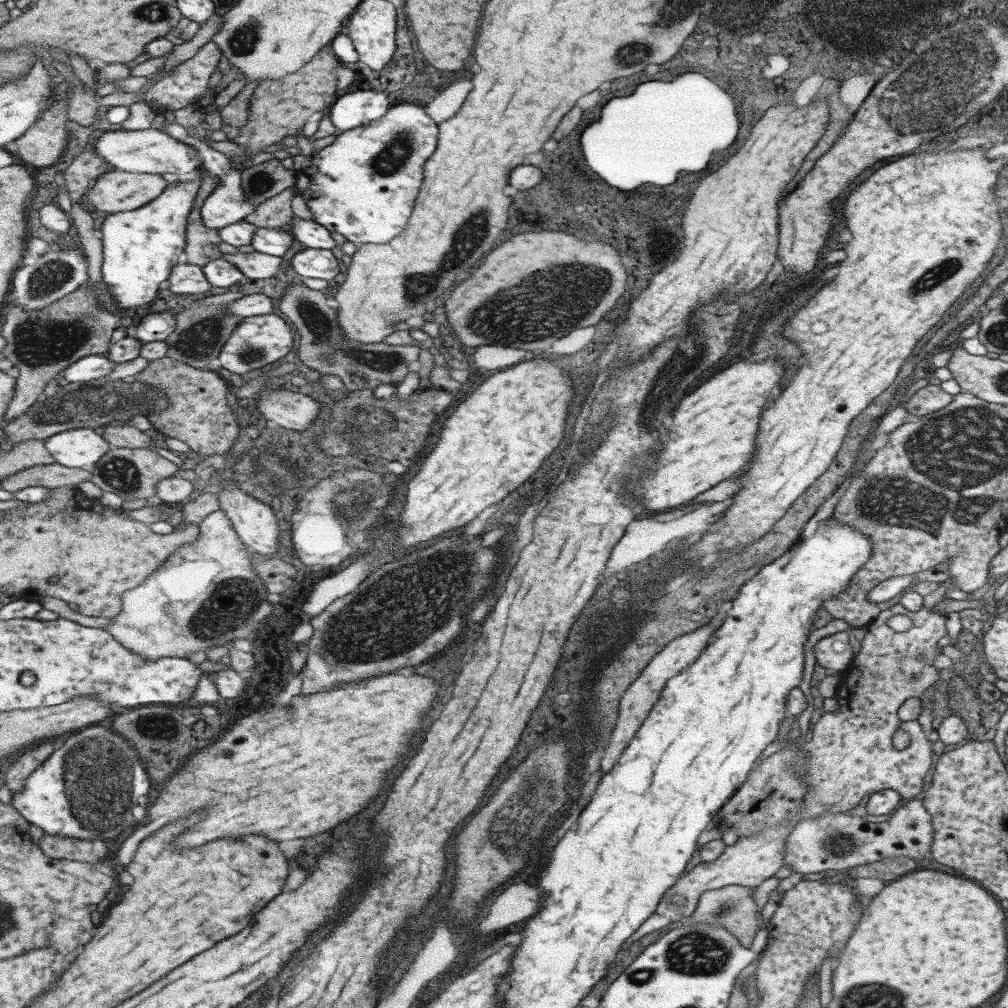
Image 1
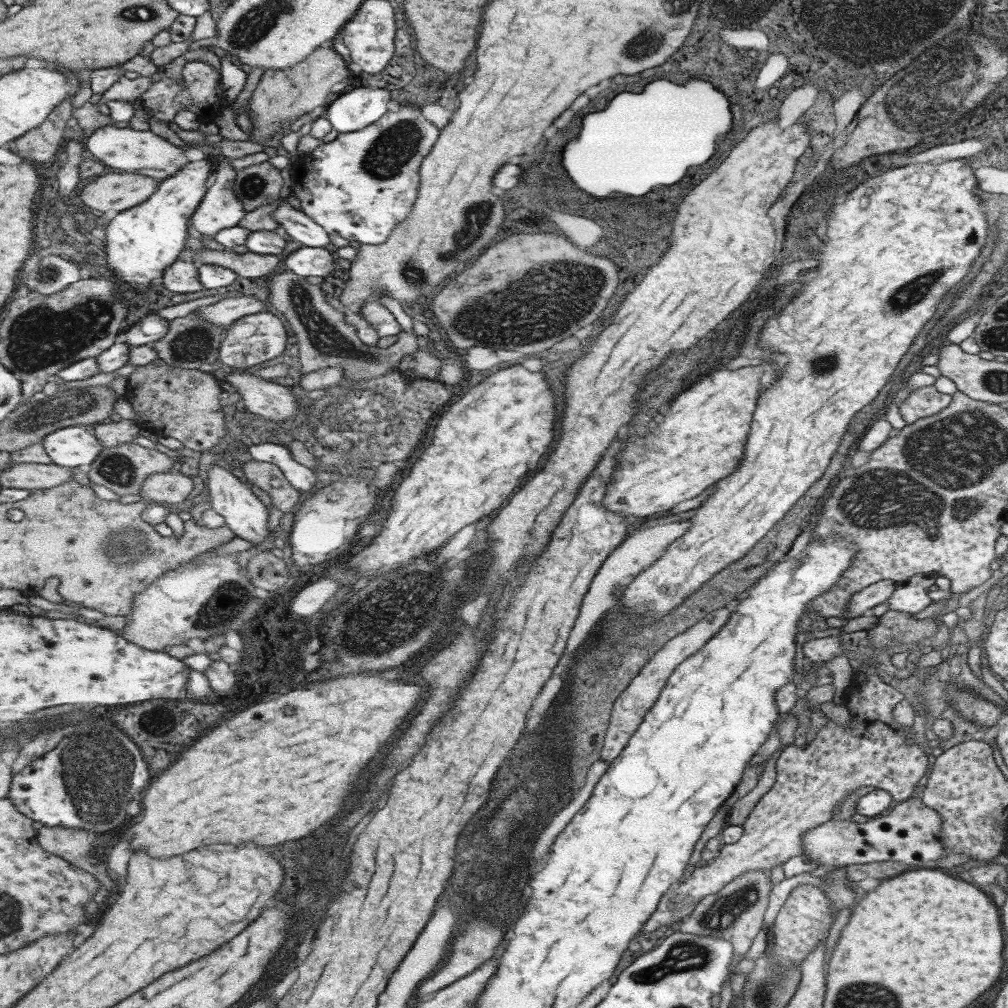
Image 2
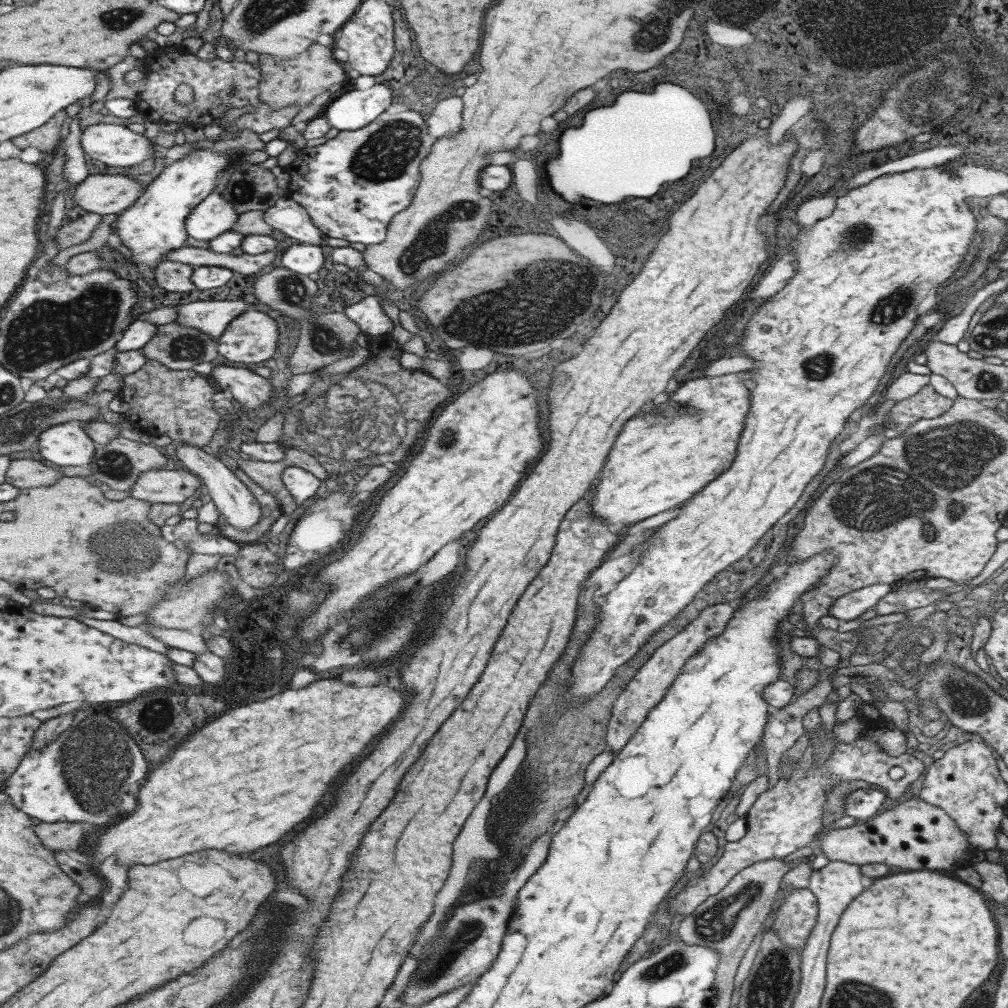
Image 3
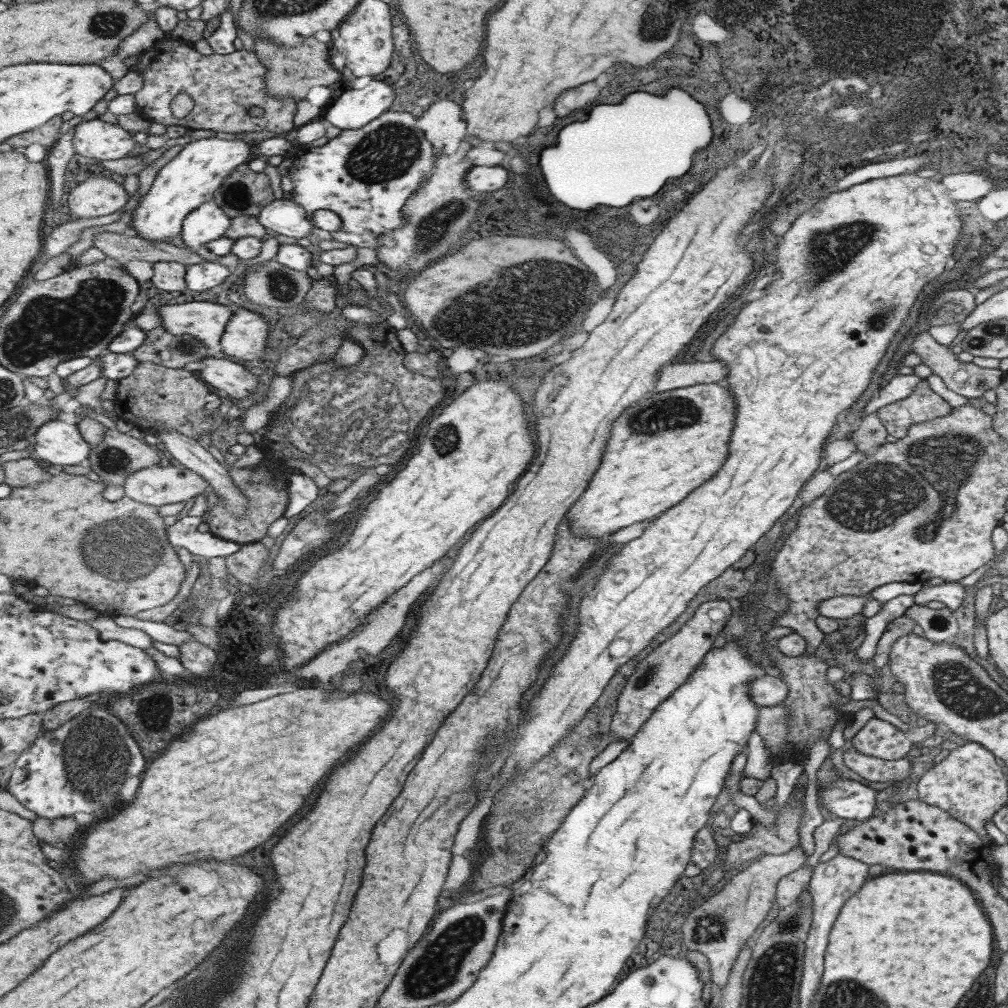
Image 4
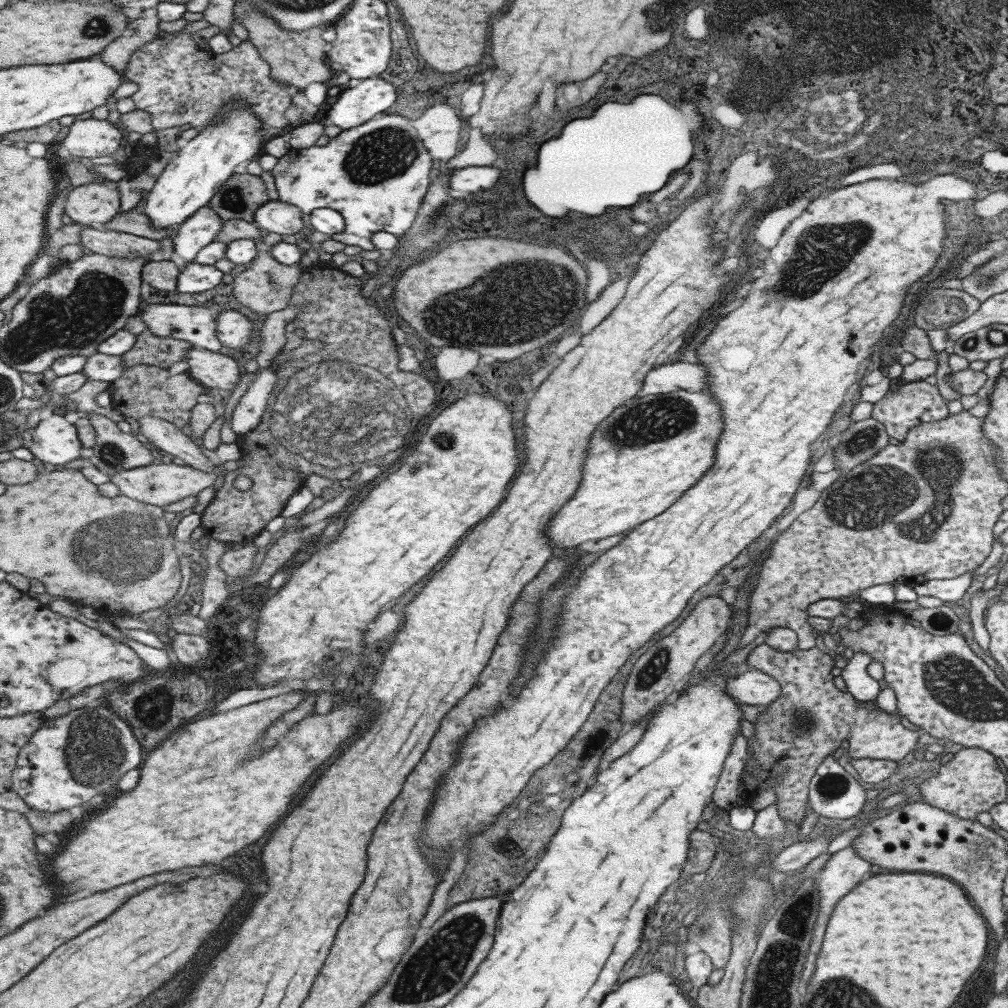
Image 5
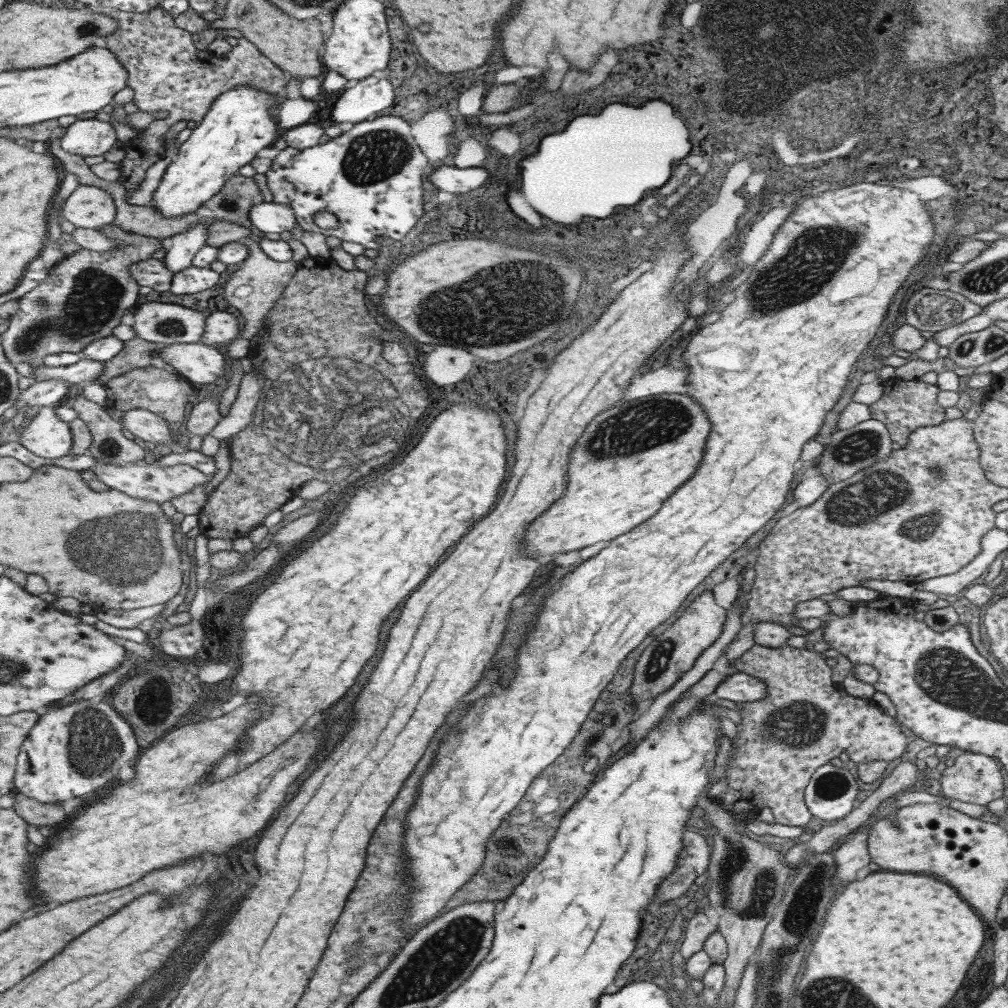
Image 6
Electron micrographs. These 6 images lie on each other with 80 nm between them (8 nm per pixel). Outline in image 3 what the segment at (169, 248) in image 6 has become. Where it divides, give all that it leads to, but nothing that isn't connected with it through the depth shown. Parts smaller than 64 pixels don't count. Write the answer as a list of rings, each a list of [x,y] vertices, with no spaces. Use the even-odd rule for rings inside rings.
[[[212,192],[195,208],[186,220],[188,235],[197,239],[212,241],[232,230],[239,218],[235,204],[229,203],[222,192]]]

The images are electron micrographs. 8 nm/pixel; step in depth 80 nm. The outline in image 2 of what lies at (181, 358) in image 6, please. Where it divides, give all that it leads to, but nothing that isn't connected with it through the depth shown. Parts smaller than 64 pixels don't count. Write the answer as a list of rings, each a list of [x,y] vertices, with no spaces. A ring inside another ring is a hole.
[[[229,372],[226,382],[236,388],[250,412],[267,420],[278,423],[295,420],[301,412],[291,388],[263,380],[255,372]]]

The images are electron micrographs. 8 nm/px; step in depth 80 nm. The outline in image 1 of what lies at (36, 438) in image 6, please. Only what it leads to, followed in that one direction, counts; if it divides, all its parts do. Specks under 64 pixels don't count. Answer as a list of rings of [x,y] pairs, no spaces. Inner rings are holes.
[[[76,428],[45,440],[44,446],[56,462],[69,468],[92,469],[112,448],[98,429]]]

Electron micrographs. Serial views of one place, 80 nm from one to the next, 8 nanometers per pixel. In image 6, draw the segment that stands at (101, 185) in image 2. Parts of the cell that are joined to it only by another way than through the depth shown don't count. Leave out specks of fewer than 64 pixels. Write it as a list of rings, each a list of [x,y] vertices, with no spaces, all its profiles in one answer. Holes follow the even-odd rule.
[[[79,185],[63,207],[63,216],[77,228],[100,230],[113,223],[117,214],[113,195],[91,185]]]

